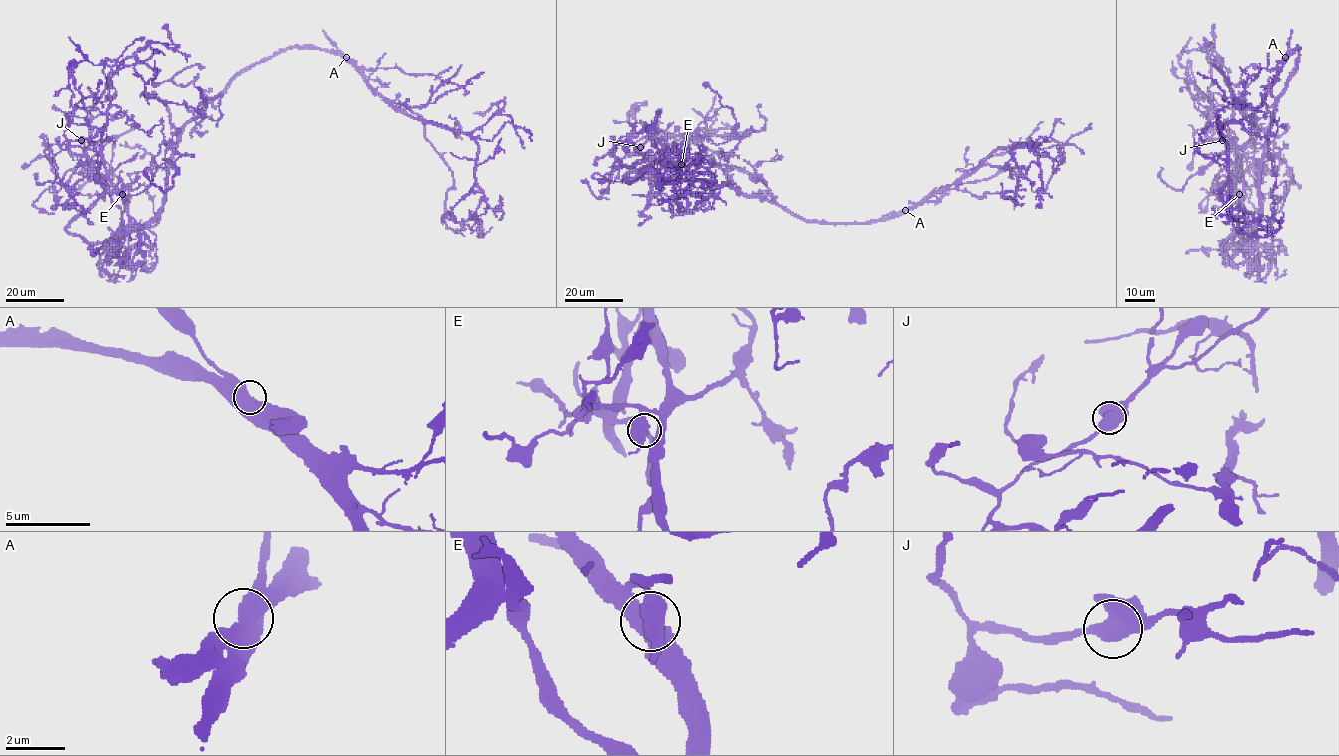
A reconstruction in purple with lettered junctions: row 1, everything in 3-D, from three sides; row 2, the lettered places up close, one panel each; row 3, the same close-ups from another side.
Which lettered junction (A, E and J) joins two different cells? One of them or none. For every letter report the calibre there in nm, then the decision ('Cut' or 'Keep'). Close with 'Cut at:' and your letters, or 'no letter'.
A: Thickness 600 nm. Cut
E: Thickness 550 nm. Keep
J: Thickness 700 nm. Keep
Cut at: A

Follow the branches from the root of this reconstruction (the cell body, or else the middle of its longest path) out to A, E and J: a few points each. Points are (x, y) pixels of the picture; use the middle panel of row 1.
A: (773, 204), (801, 220), (832, 224), (870, 224), (896, 217), (905, 210)
E: (773, 204), (747, 196), (728, 184), (713, 185), (688, 178), (688, 170), (681, 164)
J: (773, 204), (747, 196), (728, 184), (688, 178), (684, 166), (671, 167), (646, 155), (627, 153), (641, 147)

